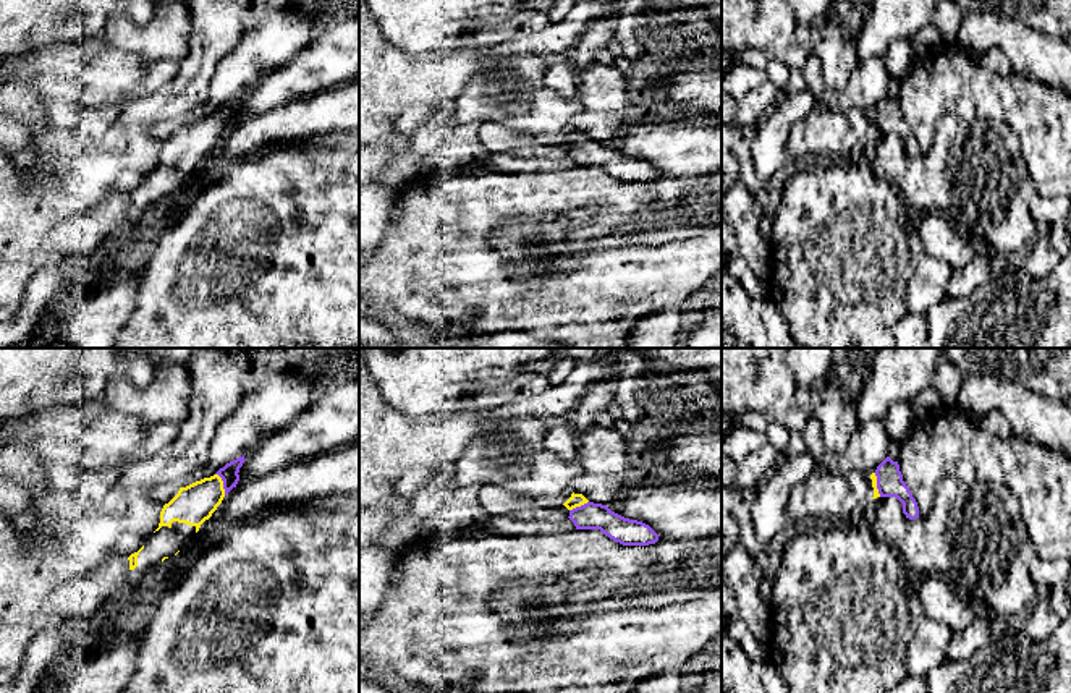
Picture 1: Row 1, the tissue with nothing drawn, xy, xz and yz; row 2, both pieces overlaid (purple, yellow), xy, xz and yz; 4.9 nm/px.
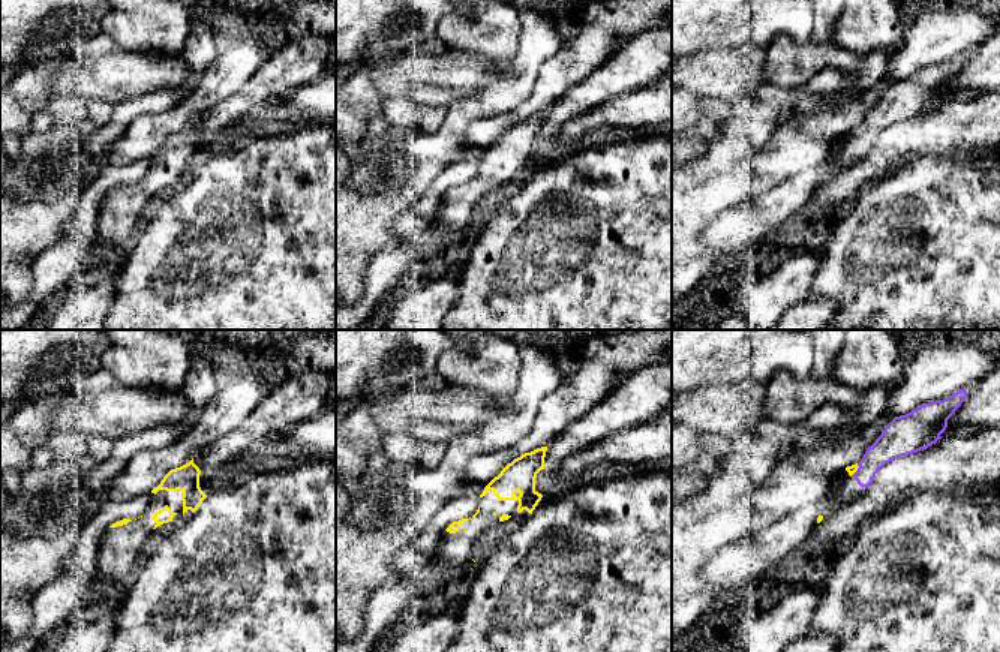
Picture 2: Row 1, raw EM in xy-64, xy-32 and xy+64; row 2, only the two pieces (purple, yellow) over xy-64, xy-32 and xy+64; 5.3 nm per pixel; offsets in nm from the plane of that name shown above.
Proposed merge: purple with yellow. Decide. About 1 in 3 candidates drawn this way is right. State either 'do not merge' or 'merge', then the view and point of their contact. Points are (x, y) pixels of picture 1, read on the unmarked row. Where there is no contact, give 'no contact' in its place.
merge; contact xy (224, 122)

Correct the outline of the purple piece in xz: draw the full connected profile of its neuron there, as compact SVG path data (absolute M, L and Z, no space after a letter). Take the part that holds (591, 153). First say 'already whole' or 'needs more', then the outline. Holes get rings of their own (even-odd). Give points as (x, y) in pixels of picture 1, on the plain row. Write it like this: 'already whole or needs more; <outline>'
needs more; M571 131L563 141L576 167L600 167L605 173L623 183L649 183L658 172L646 160L624 155L607 142L589 139L582 131Z

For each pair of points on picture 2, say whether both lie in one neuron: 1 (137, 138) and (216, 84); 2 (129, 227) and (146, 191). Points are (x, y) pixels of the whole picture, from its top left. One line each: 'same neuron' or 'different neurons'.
1: same neuron
2: same neuron

